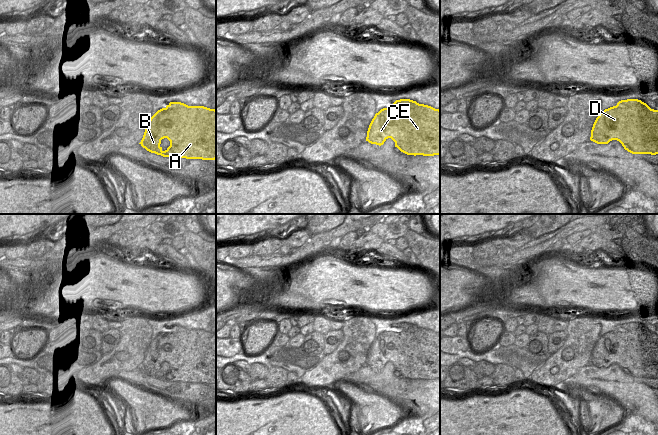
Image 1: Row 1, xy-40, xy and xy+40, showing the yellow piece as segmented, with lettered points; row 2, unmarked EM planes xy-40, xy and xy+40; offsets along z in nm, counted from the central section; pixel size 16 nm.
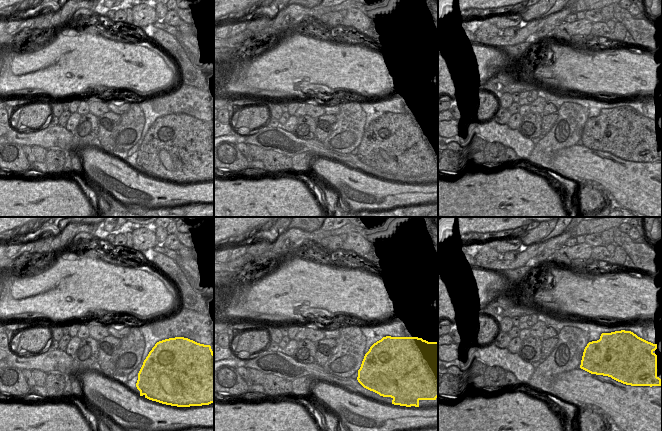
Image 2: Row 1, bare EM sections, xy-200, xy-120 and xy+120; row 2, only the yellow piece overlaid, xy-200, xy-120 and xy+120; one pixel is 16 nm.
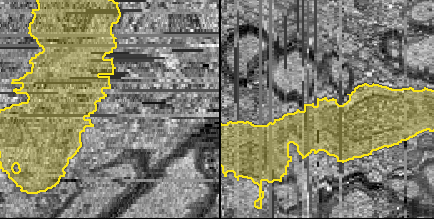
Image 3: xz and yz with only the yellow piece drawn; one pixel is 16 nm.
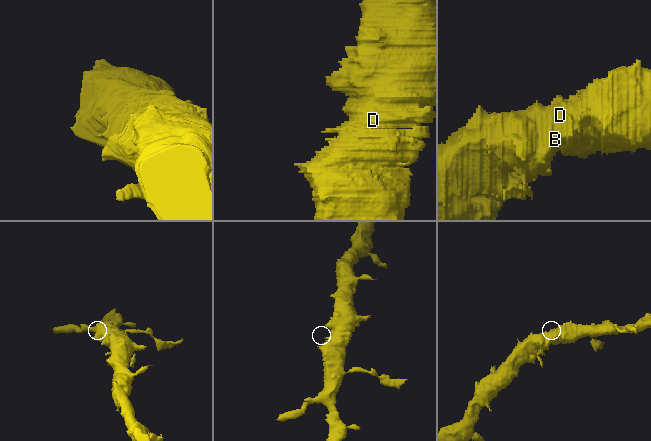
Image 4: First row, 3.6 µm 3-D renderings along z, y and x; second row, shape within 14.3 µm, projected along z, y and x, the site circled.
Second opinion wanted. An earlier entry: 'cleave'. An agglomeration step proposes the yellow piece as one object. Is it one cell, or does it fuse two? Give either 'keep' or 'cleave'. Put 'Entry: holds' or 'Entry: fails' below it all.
keep
Entry: fails

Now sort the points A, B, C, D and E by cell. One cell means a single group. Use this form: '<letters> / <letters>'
A B C D E

